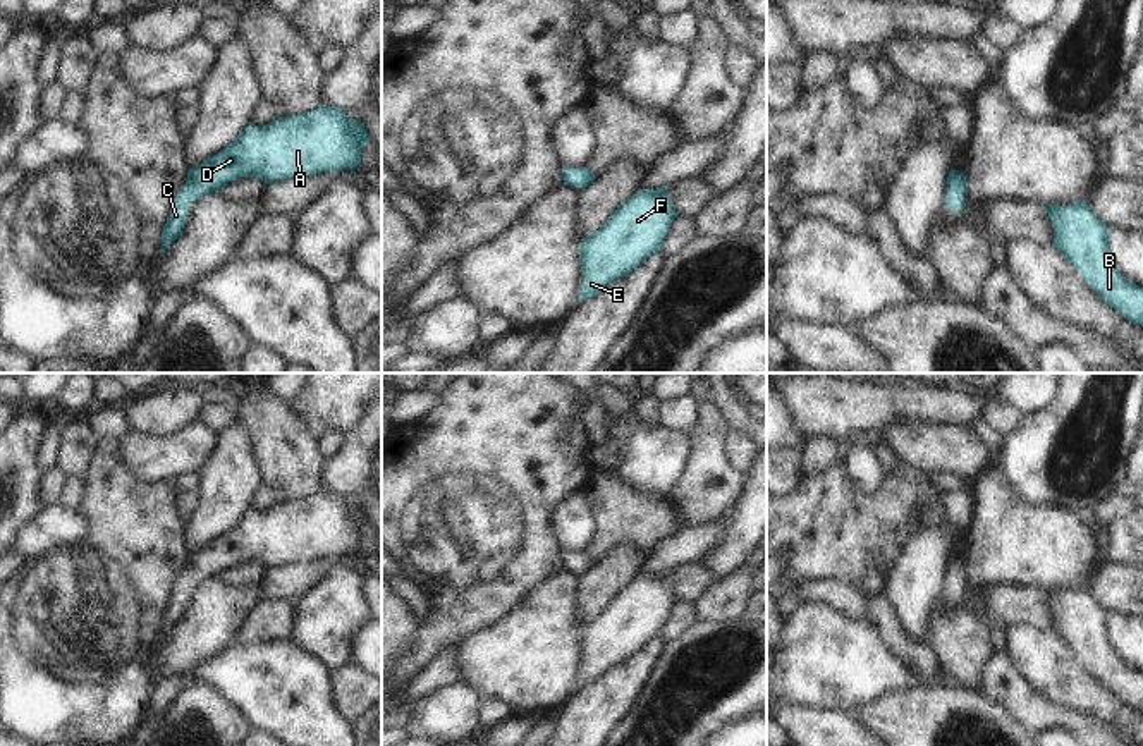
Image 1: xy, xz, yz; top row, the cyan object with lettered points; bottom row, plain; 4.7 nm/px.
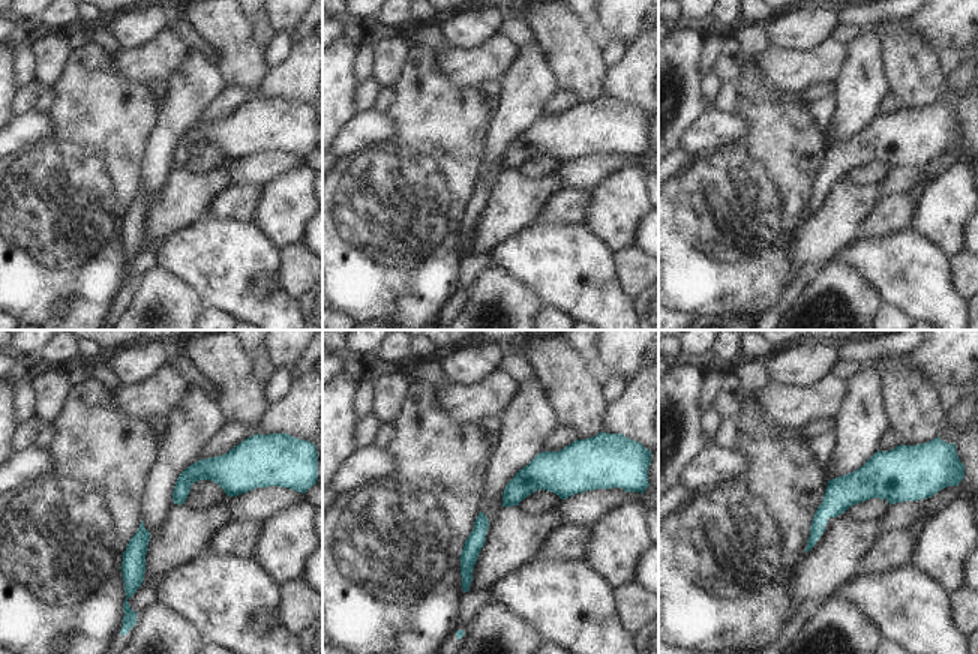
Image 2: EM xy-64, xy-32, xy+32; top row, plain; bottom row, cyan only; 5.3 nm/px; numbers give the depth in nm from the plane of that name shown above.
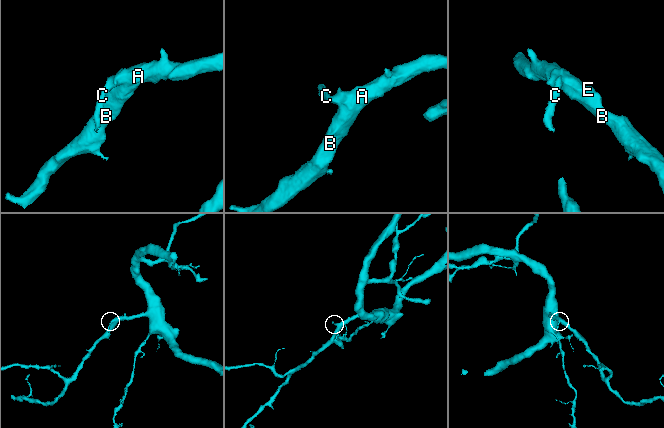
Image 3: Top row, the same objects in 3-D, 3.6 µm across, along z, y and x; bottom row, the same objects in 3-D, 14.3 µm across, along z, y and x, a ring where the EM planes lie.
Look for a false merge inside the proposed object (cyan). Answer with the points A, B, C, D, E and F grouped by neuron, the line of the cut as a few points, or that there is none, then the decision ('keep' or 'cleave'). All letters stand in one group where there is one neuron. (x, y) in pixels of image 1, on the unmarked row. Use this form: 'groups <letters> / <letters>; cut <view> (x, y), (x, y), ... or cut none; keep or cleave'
groups A B C D E F; cut none; keep

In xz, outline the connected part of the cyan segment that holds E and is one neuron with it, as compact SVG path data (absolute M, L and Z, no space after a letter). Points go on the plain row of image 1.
M667 572L638 574L624 584L608 605L581 627L579 688L596 681L607 669L658 638L675 602Z

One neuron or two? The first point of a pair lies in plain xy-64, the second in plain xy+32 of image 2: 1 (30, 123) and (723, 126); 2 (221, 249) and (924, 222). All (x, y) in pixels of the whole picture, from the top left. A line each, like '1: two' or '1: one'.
1: one
2: two

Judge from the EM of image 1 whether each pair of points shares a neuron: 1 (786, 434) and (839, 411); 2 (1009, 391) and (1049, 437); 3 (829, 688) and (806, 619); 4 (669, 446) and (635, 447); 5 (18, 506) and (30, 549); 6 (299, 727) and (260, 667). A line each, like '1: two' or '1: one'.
1: two
2: two
3: one
4: one
5: two
6: one

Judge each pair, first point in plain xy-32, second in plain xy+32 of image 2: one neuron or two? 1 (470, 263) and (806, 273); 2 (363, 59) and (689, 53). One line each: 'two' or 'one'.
1: one
2: two

